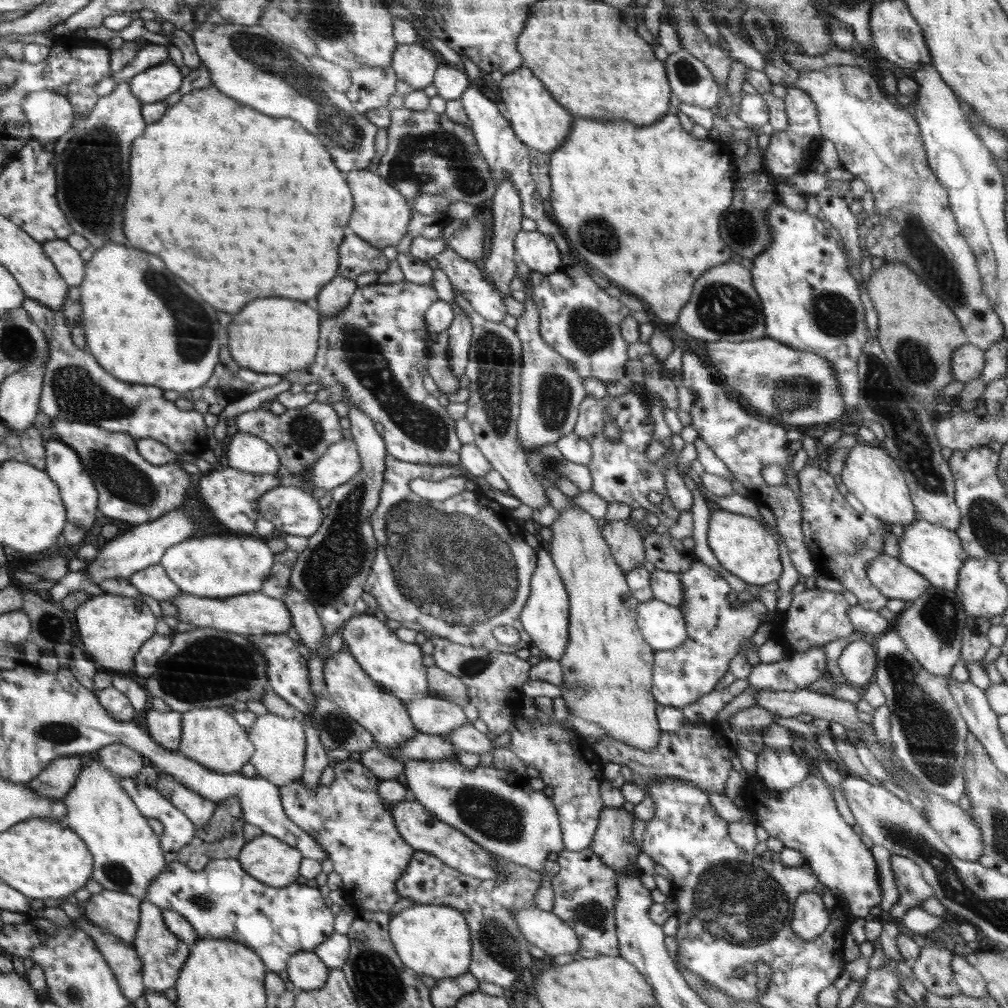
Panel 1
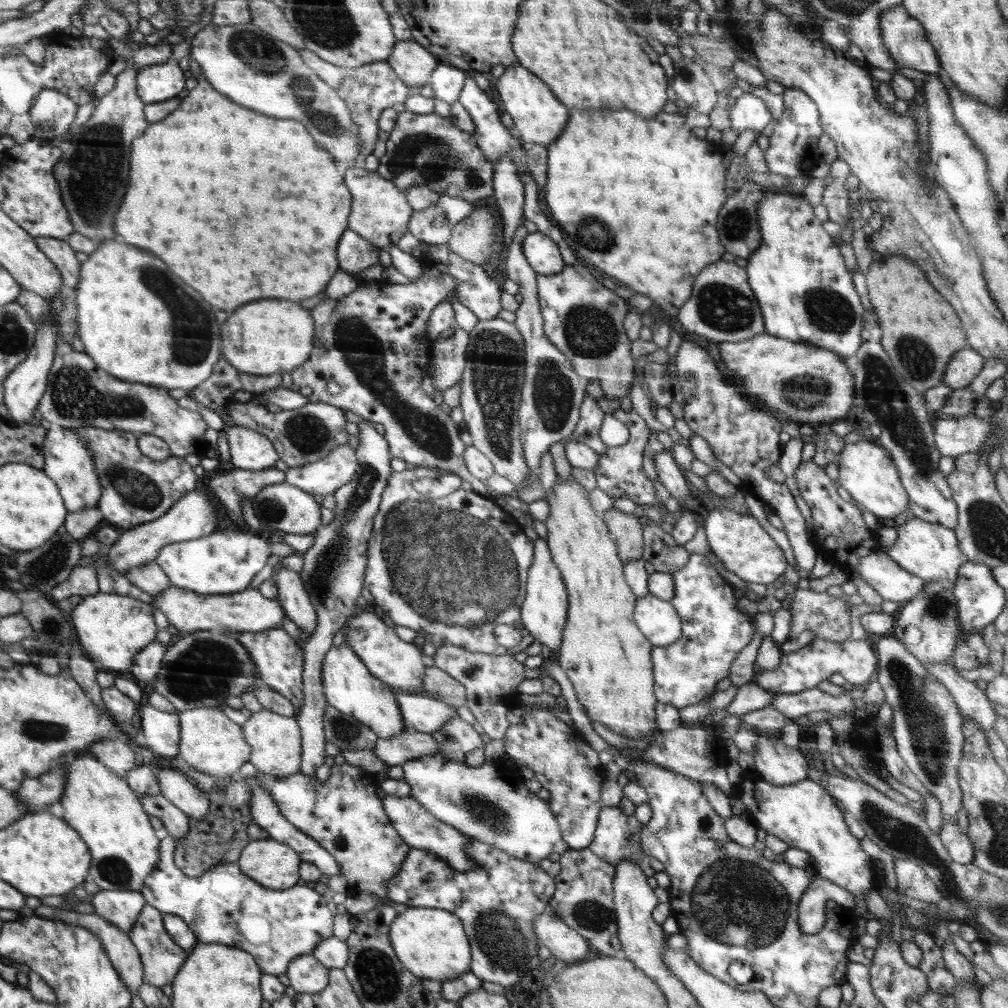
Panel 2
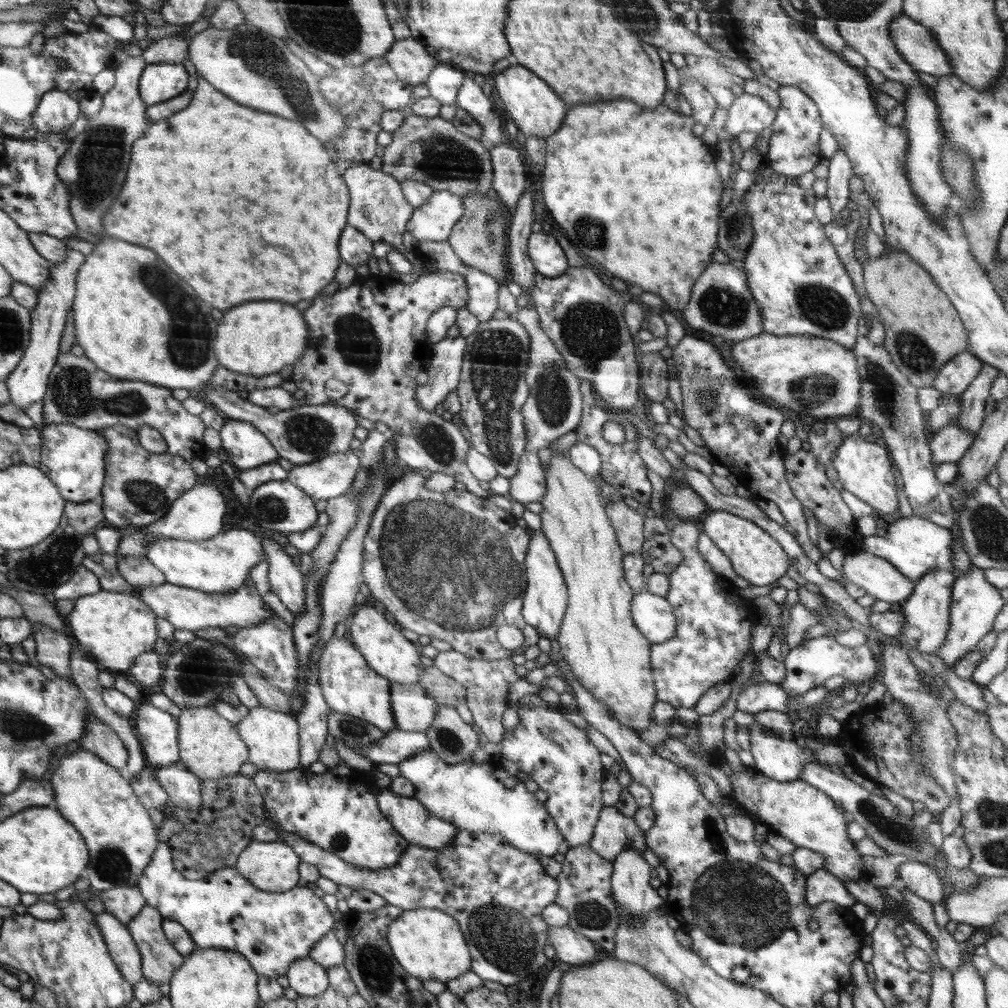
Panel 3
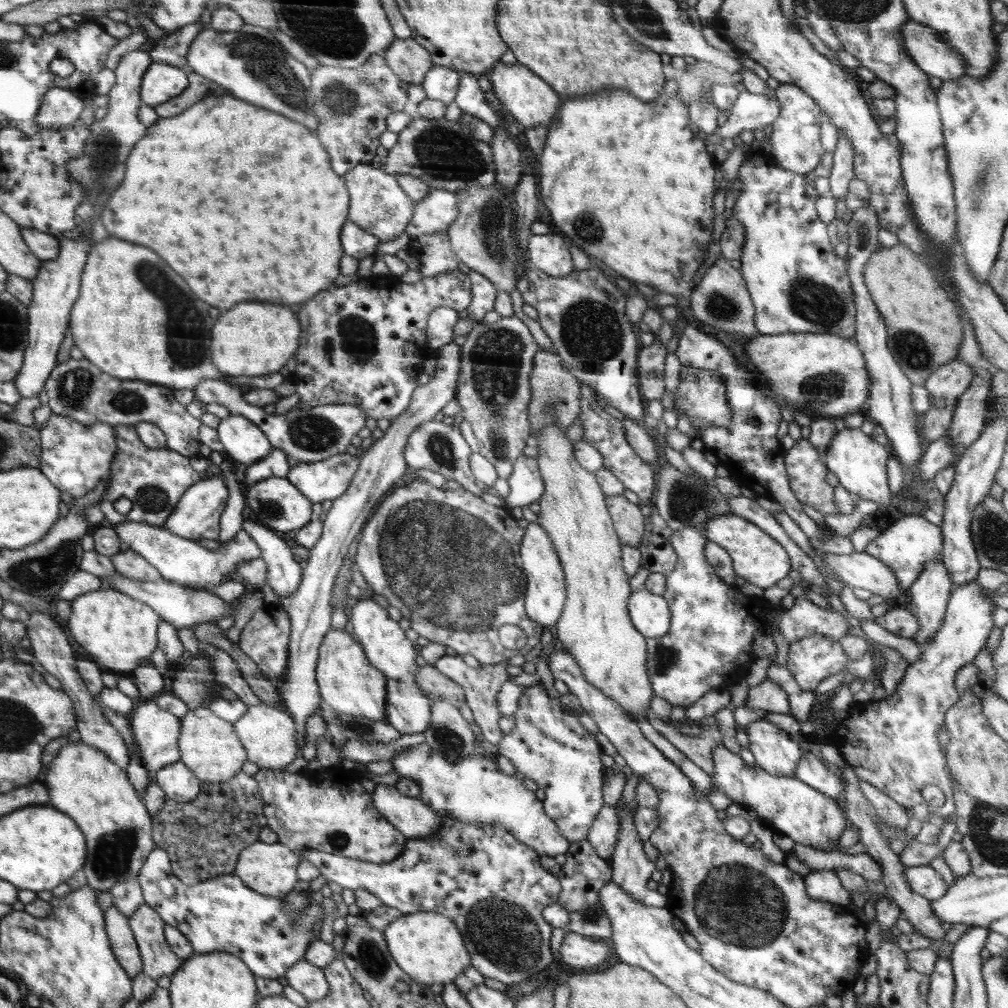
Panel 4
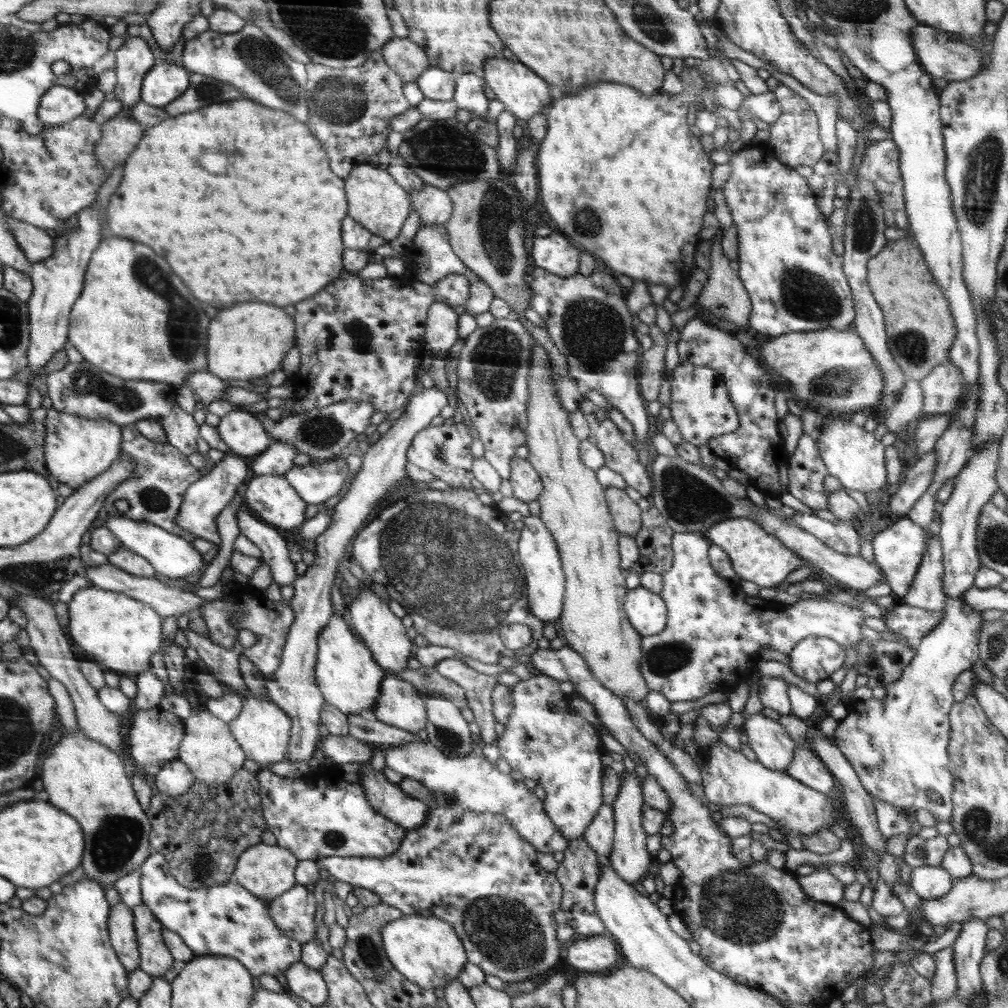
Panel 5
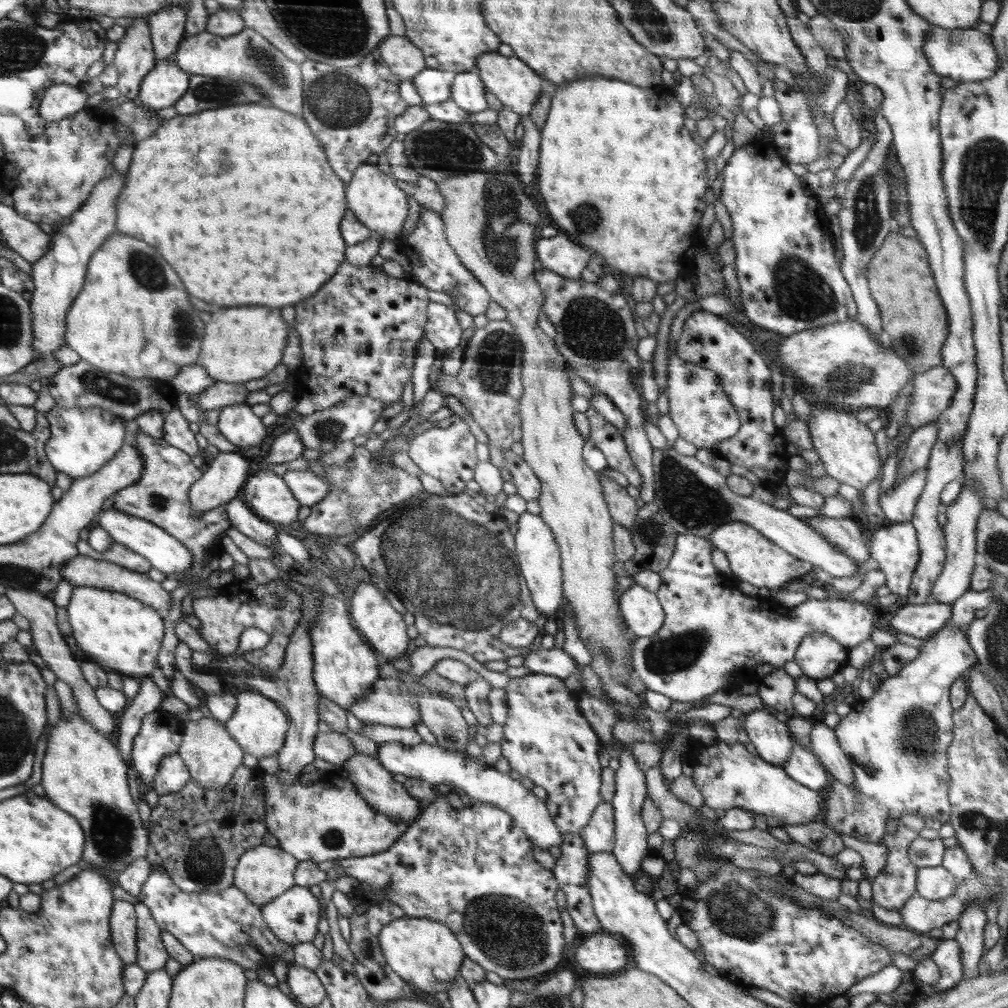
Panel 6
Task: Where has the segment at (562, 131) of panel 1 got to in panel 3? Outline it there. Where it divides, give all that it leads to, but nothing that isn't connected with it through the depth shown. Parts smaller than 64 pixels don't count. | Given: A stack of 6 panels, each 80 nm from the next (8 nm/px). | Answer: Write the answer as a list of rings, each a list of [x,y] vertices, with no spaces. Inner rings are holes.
[[[512,63],[508,69],[496,74],[495,84],[494,90],[499,92],[500,99],[504,102],[503,107],[524,136],[542,136],[542,139],[547,140],[560,128],[568,109],[565,102],[530,70]]]

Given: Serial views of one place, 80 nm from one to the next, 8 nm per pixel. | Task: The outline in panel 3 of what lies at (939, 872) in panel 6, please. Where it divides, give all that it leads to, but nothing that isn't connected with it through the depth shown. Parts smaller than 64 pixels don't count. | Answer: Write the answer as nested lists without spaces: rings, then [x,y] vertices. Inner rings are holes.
[[[906,861],[899,866],[897,873],[900,880],[904,882],[905,889],[924,900],[934,904],[941,902],[946,896],[943,881],[938,877],[938,873],[927,864]]]

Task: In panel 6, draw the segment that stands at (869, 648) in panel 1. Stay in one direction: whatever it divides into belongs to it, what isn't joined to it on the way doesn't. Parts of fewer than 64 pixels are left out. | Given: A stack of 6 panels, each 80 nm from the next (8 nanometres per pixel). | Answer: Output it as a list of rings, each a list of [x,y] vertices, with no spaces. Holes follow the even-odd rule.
[[[808,633],[796,649],[793,661],[803,674],[816,681],[830,678],[848,665],[850,648],[824,633]]]

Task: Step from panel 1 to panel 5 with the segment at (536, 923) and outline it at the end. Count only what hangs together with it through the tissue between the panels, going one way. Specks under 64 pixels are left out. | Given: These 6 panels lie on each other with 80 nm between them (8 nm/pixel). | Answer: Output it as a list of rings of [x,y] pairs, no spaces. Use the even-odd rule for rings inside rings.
[[[609,935],[575,936],[565,945],[564,959],[575,969],[600,971],[618,962],[618,945]]]

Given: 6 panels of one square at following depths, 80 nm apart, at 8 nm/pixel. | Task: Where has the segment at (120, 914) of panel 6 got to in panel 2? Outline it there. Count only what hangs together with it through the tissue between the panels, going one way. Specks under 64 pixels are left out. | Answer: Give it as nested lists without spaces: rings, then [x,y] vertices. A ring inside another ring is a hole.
[[[41,903],[40,906],[37,906],[34,909],[36,916],[38,917],[46,917],[50,920],[62,920],[65,923],[70,923],[74,925],[81,925],[82,928],[92,929],[94,933],[99,937],[102,948],[104,952],[107,954],[112,967],[120,976],[120,980],[122,983],[126,985],[128,991],[132,993],[132,995],[138,995],[140,992],[141,985],[144,983],[144,966],[141,964],[141,955],[137,951],[136,945],[133,943],[132,938],[126,932],[122,932],[120,928],[117,927],[113,921],[106,920],[104,916],[98,916],[97,914],[82,914],[77,913],[76,911],[60,911],[58,907],[50,907]]]

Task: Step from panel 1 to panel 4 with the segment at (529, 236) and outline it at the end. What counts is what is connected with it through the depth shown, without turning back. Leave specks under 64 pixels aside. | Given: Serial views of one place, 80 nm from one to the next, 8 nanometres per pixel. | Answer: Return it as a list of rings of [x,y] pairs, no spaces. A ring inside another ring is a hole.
[[[556,232],[547,235],[533,234],[528,248],[527,258],[531,266],[550,276],[563,277],[576,270],[566,240],[562,240]]]

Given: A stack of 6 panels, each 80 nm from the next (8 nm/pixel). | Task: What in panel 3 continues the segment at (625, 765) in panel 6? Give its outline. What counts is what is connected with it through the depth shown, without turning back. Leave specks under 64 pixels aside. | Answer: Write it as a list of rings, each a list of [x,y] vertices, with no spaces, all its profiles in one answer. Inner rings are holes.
[[[625,848],[613,860],[611,894],[623,914],[639,920],[651,910],[662,907],[664,899],[652,882],[652,865],[633,848]]]

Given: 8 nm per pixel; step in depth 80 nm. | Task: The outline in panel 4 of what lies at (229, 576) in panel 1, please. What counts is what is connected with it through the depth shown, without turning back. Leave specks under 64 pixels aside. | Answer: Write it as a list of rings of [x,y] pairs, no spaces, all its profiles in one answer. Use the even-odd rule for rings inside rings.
[[[122,522],[114,525],[113,530],[123,546],[128,546],[130,550],[144,557],[157,569],[163,580],[170,580],[183,587],[194,586],[194,584],[204,589],[208,586],[220,586],[226,575],[236,573],[236,568],[241,563],[247,564],[253,559],[261,559],[260,546],[244,530],[236,532],[236,536],[229,542],[220,542],[220,548],[216,552],[211,552],[192,539],[176,536],[156,525]]]

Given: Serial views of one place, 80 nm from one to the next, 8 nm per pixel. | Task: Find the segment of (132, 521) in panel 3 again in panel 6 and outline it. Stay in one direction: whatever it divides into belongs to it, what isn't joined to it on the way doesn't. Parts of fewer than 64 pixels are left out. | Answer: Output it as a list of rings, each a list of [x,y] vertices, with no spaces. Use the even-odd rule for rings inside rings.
[[[131,427],[128,441],[136,444],[137,448],[144,453],[146,464],[144,475],[137,480],[133,487],[128,487],[114,495],[110,499],[109,505],[118,512],[152,521],[153,524],[160,526],[177,540],[182,541],[189,552],[193,554],[192,567],[204,568],[213,558],[222,556],[225,551],[220,545],[220,541],[227,535],[228,528],[231,528],[226,506],[221,505],[204,513],[202,521],[198,523],[193,504],[191,504],[190,492],[193,485],[202,476],[202,470],[198,470],[190,462],[188,453],[171,445],[164,438],[158,439]]]

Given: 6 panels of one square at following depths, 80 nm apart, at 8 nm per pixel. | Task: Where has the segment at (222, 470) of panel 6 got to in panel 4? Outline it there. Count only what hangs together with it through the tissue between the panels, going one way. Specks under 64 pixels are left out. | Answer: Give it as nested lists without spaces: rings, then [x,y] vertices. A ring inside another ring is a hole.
[[[222,475],[199,480],[181,497],[181,501],[177,504],[173,515],[162,528],[186,539],[218,541],[218,522],[220,522],[220,514],[224,512],[226,500],[228,500],[228,488],[224,484]]]

